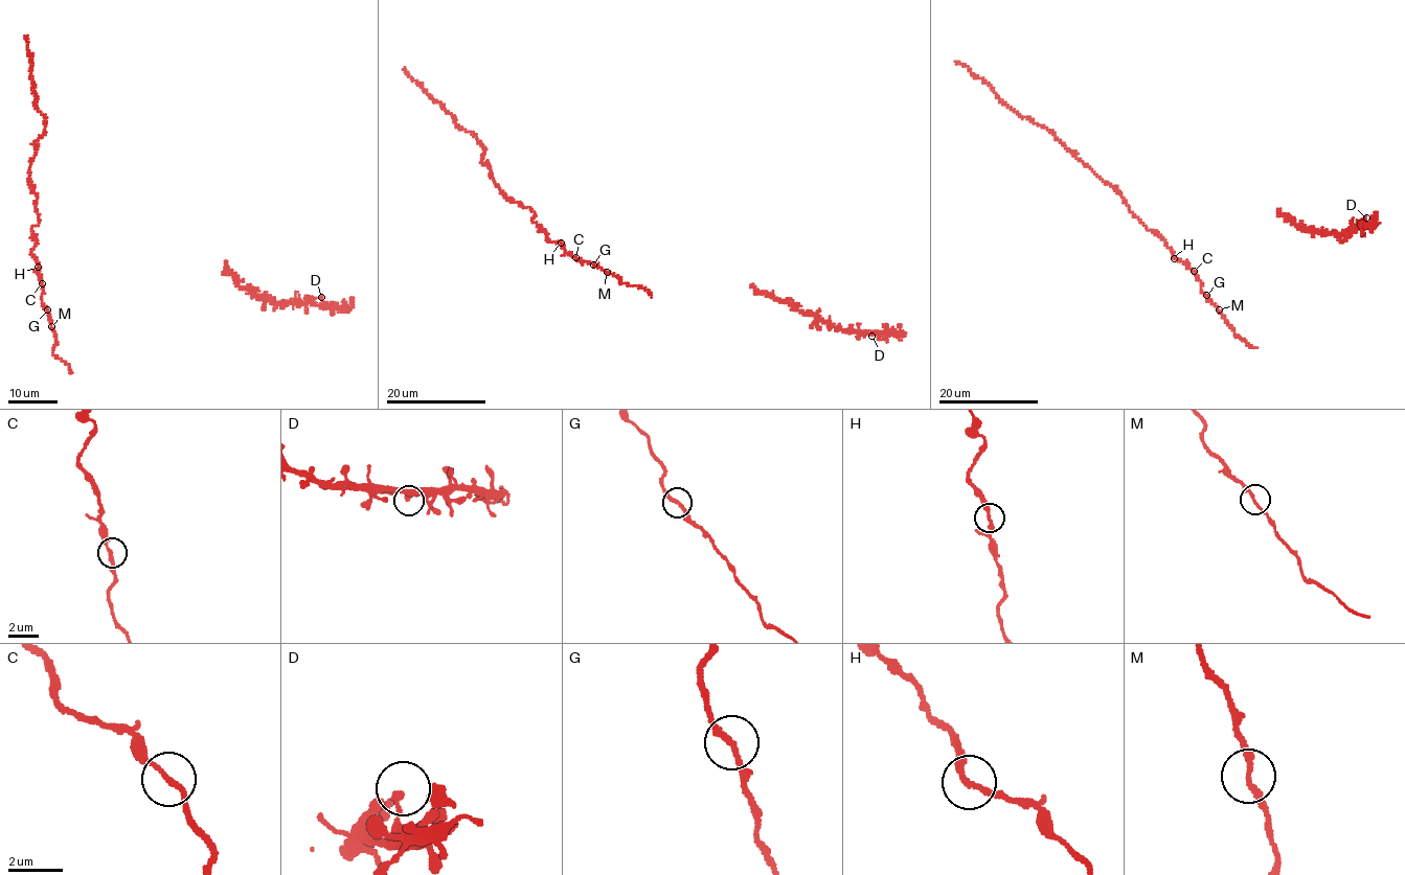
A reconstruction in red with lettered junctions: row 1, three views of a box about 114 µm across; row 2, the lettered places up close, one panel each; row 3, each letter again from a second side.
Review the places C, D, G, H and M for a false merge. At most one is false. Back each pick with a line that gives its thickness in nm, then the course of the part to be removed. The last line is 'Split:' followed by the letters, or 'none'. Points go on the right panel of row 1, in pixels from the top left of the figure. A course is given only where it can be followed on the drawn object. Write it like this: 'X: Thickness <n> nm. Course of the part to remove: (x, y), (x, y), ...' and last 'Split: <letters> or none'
Split: none

